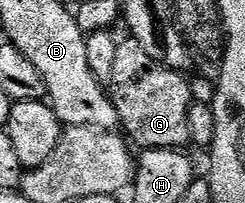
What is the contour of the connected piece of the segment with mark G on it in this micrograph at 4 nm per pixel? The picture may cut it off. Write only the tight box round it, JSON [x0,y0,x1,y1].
[114,41,192,150]

